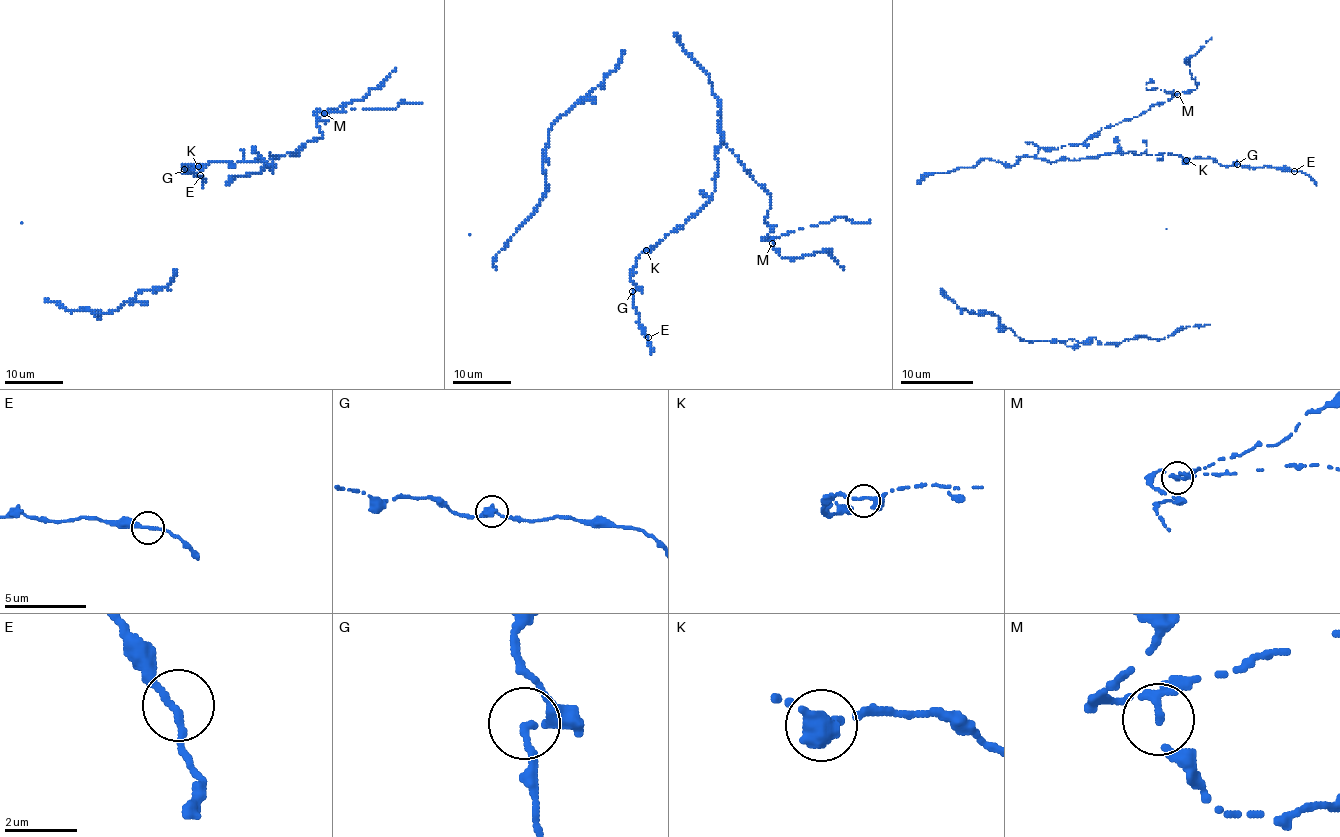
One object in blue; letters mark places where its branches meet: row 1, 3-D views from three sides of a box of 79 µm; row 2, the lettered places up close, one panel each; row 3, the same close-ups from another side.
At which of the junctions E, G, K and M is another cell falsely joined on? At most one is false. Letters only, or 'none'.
M

